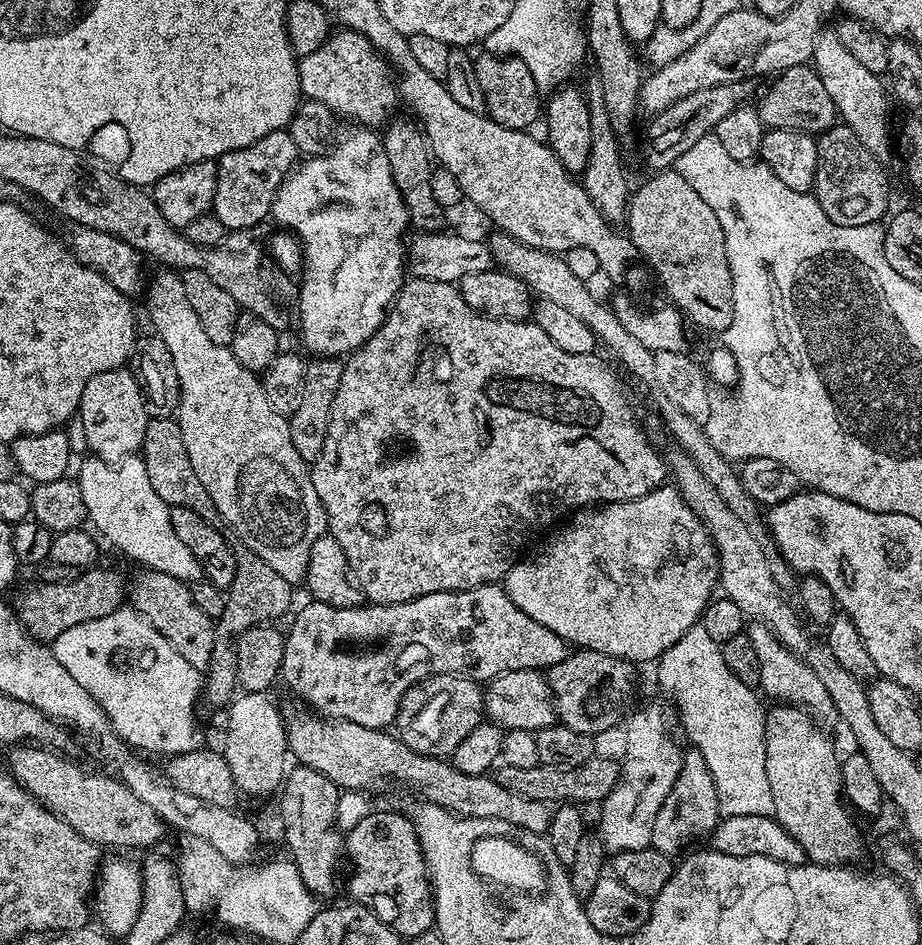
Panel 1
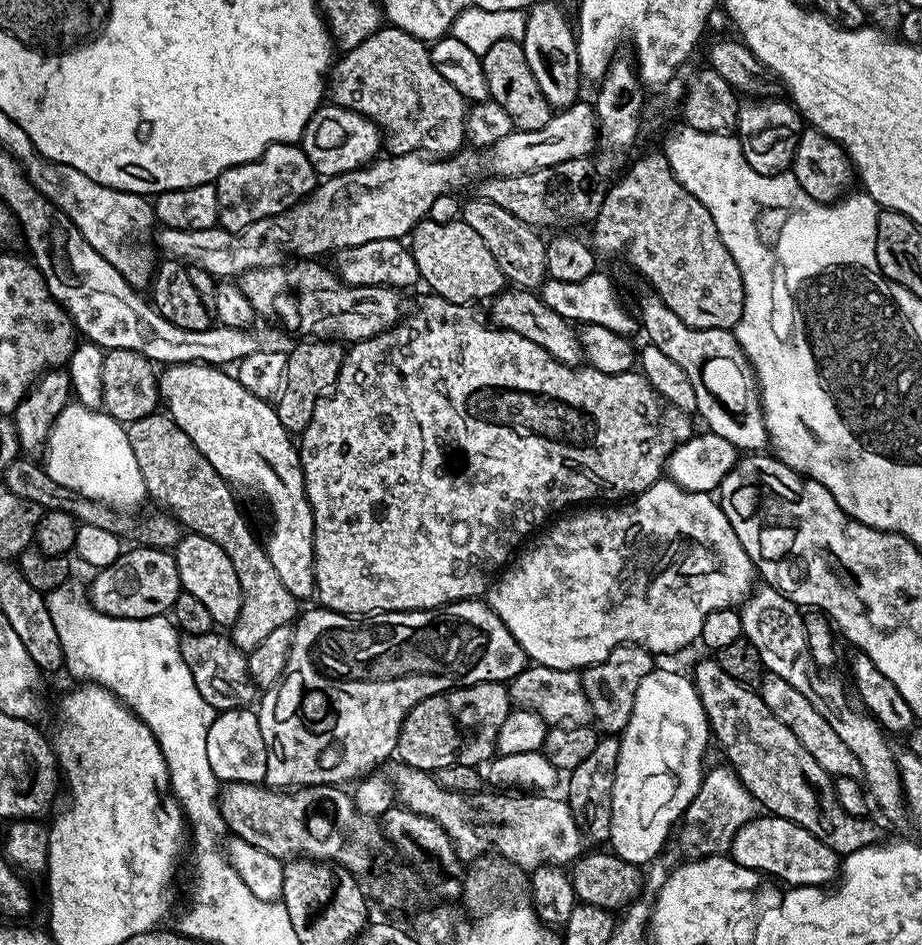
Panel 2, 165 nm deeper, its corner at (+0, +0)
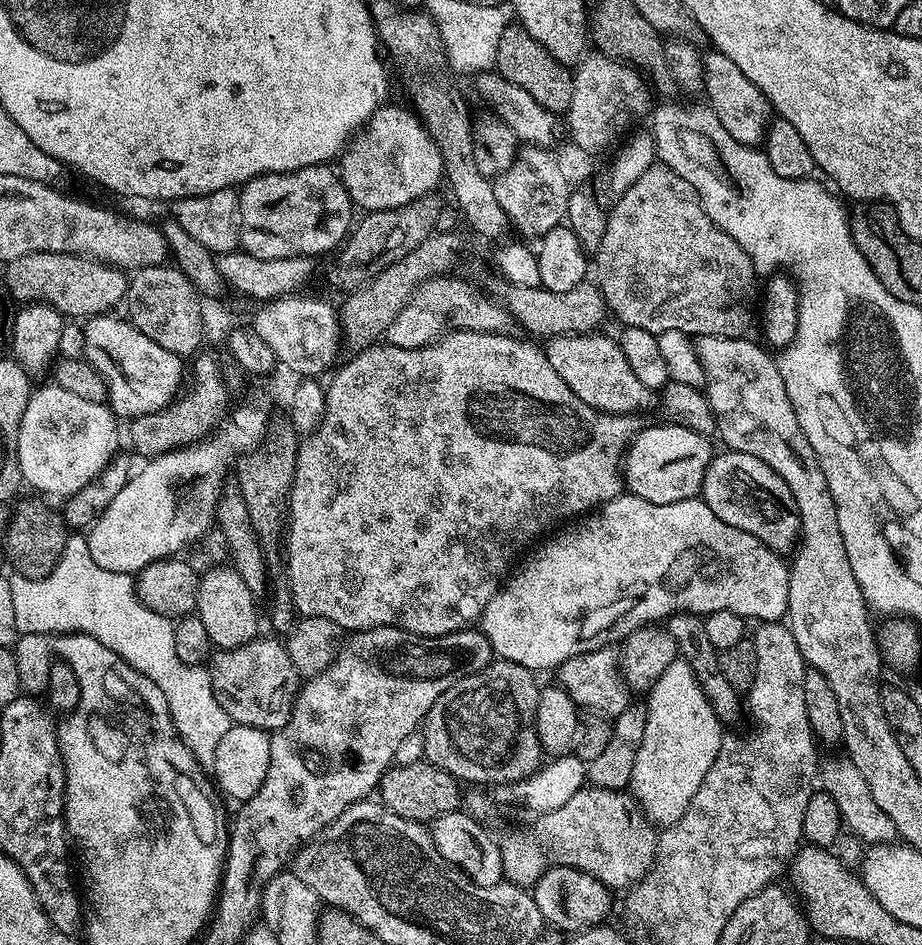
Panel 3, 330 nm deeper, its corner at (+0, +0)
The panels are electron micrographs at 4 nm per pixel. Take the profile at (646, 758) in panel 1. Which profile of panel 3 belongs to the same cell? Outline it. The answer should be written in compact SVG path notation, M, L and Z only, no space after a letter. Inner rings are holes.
M678 658L662 670L662 678L654 682L647 693L646 703L648 717L646 718L646 734L642 734L642 746L638 746L638 754L634 758L634 774L630 785L639 811L647 816L656 826L667 826L678 822L682 814L686 814L686 806L698 794L698 786L702 786L702 778L706 778L706 770L714 766L714 758L720 753L722 739L722 721L716 717L698 678L694 678L694 670L684 659Z

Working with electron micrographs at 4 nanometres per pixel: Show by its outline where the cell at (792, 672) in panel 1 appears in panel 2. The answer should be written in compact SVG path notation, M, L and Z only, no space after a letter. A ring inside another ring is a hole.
M771 674L765 675L761 679L758 691L760 697L766 702L766 706L770 706L773 714L782 722L786 722L786 726L790 726L790 730L794 730L798 742L802 742L802 746L806 746L806 750L810 750L814 762L818 762L818 766L822 766L822 770L826 770L834 778L861 775L858 758L854 758L854 754L846 746L846 742L842 742L842 738L838 738L834 726L830 726L830 722L826 722L826 718L822 718L822 714L818 714L818 710L814 708L810 698L806 698L806 694L801 694L799 690L794 690L794 686L790 686L790 682L785 682L784 679Z

